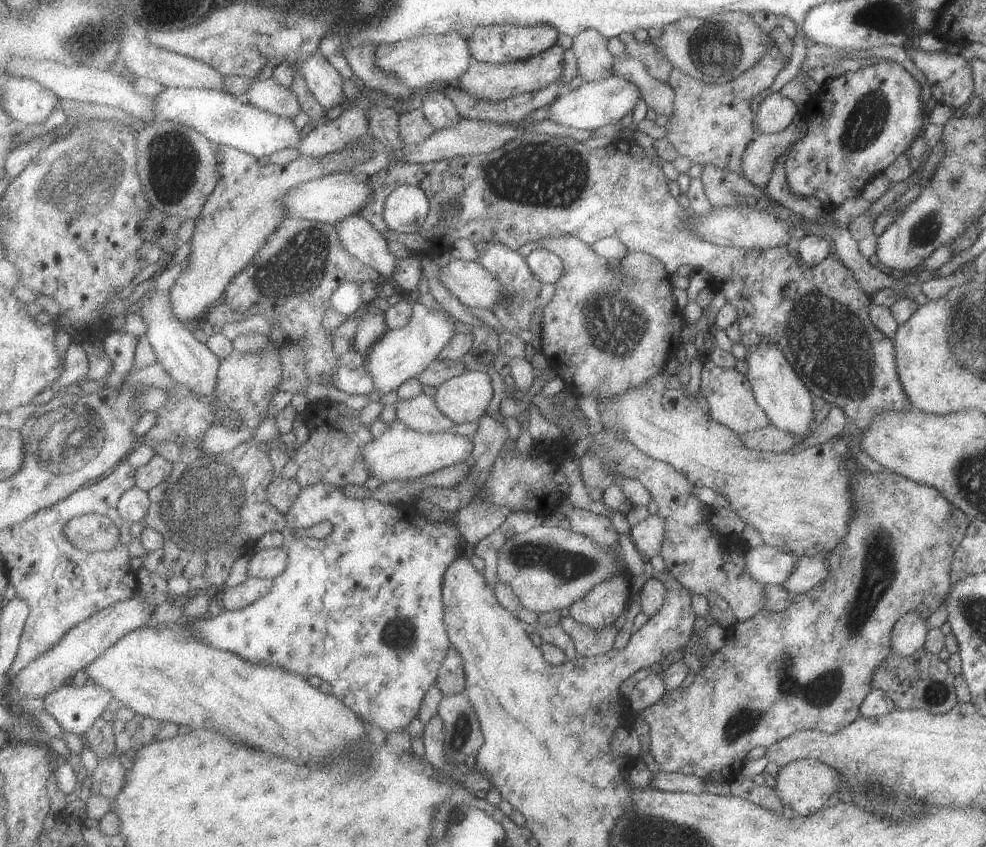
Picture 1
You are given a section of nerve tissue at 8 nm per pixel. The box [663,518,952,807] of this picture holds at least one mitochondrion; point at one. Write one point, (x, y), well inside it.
(875, 579)

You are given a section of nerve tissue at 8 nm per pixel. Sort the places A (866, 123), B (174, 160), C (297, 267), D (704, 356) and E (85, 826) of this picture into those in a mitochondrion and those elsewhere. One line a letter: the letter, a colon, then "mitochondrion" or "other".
A: mitochondrion
B: mitochondrion
C: mitochondrion
D: other
E: other

